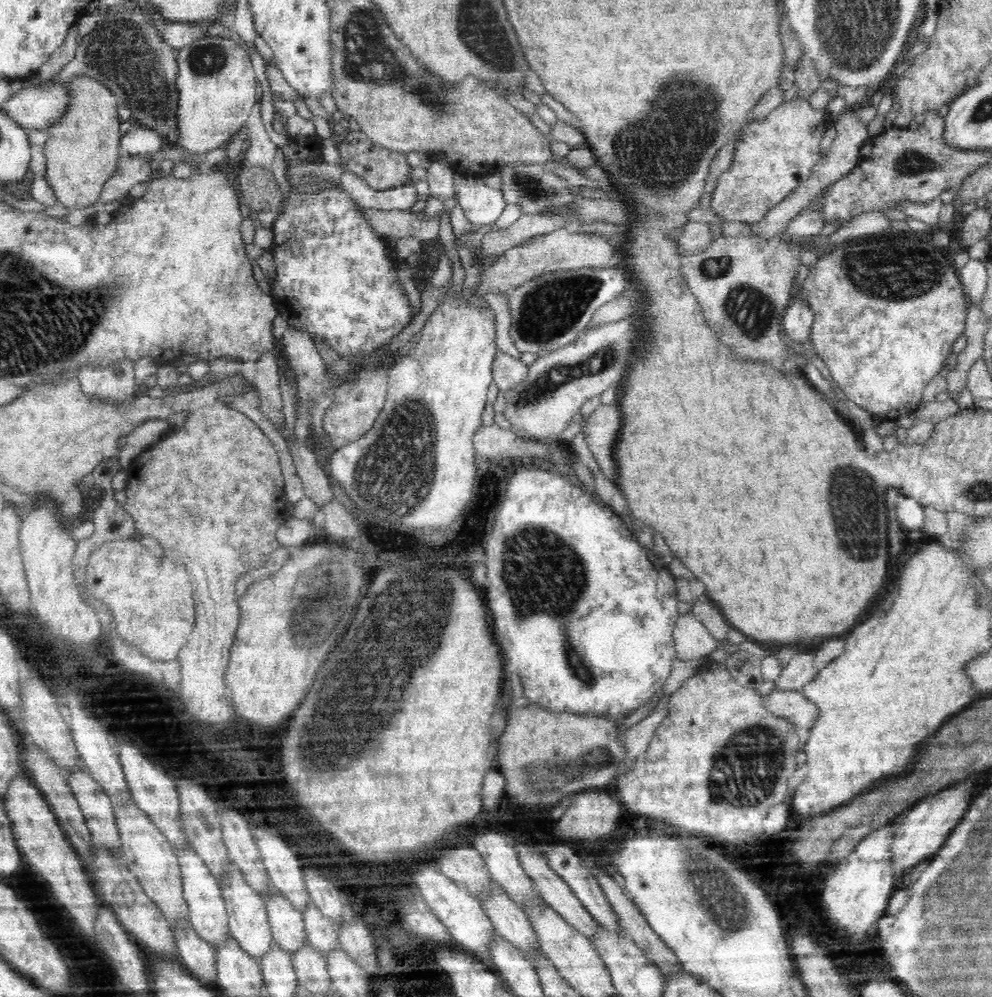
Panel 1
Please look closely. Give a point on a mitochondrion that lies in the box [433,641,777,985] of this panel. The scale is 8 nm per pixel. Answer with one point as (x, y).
(702, 882)

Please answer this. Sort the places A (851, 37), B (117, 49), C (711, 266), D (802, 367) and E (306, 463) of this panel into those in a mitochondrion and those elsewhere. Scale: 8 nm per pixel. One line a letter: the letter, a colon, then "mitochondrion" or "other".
A: mitochondrion
B: mitochondrion
C: mitochondrion
D: other
E: other

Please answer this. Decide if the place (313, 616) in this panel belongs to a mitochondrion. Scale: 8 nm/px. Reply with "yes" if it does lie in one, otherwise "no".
yes

